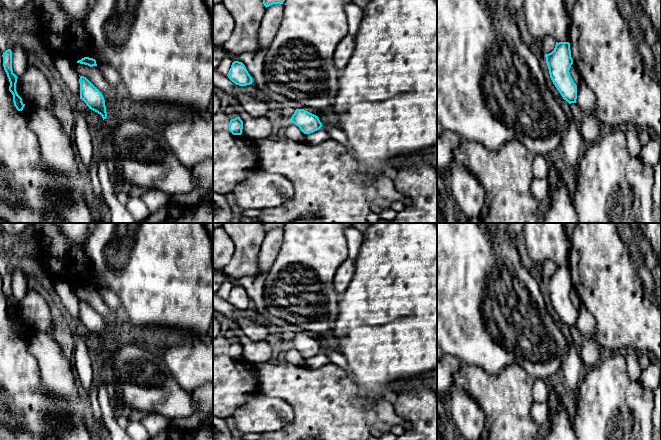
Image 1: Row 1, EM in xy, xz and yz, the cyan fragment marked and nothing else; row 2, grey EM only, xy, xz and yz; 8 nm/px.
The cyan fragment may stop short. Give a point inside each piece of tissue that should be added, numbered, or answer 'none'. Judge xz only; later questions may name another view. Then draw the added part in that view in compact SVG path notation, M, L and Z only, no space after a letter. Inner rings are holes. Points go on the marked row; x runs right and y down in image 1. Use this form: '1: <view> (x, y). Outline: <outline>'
none

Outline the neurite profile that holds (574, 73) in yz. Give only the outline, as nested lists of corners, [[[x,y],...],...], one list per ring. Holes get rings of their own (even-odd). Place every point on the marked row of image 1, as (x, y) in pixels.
[[[574,63],[571,65],[569,72],[576,85],[579,85],[580,83],[583,82],[582,77],[580,73],[578,72],[577,67],[575,66]]]

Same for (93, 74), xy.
[[[76,63],[76,70],[80,76],[86,77],[103,95],[105,100],[106,112],[109,118],[114,118],[114,112],[117,106],[117,94],[113,86],[111,86],[98,66],[90,67],[85,64]]]

